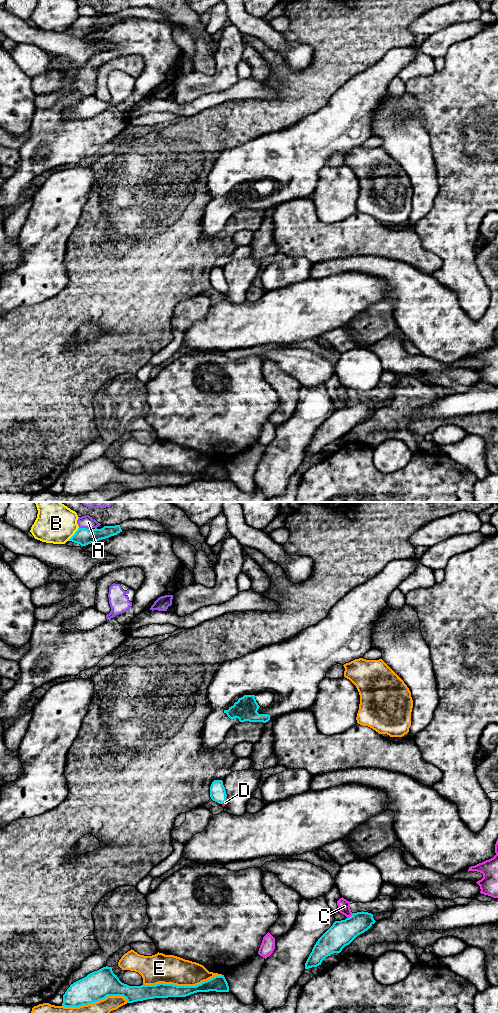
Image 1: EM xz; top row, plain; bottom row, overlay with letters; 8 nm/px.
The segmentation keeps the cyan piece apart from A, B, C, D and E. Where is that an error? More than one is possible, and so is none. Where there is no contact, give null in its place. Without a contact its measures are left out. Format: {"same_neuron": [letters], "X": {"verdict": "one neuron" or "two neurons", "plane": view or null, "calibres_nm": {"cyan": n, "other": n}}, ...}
{"same_neuron": [], "A": {"verdict": "two neurons", "plane": "xz", "calibres_nm": {"cyan": 140, "other": 100}}, "B": {"verdict": "two neurons", "plane": "xz", "calibres_nm": {"cyan": 140, "other": 320}}, "C": {"verdict": "two neurons", "plane": "xz", "calibres_nm": {"cyan": 200, "other": 100}}, "D": {"verdict": "two neurons", "plane": "xz", "calibres_nm": {"cyan": 130, "other": 20}}, "E": {"verdict": "two neurons", "plane": "xz", "calibres_nm": {"cyan": 120, "other": 240}}}

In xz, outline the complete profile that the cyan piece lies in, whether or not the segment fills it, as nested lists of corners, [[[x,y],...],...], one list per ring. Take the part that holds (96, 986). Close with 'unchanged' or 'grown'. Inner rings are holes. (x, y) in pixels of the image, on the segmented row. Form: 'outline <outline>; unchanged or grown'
outline [[[103,967],[74,982],[63,995],[64,1007],[79,1007],[98,1002],[107,996],[123,996],[127,1003],[154,998],[186,997],[197,992],[229,992],[223,976],[215,976],[196,986],[156,985],[129,986],[122,983],[112,971]]]; unchanged

